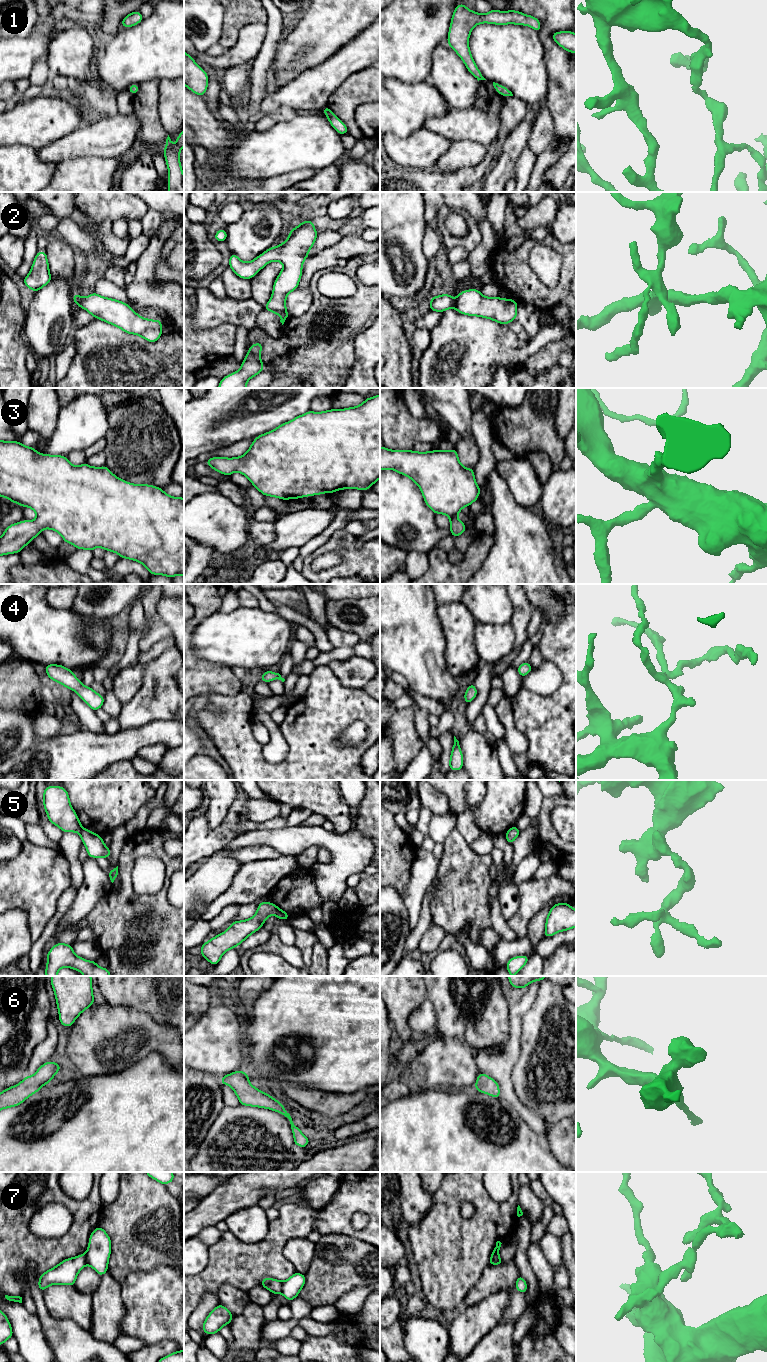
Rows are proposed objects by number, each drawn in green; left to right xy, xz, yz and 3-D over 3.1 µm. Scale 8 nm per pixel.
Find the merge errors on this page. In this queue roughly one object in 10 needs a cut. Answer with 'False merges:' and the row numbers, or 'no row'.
False merges: 5, 7

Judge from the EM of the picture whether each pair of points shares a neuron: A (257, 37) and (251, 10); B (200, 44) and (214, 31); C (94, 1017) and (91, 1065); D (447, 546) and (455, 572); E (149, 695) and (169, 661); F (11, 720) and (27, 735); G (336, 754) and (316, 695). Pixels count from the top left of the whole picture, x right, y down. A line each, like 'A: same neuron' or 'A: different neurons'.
A: different neurons
B: same neuron
C: same neuron
D: different neurons
E: same neuron
F: same neuron
G: same neuron

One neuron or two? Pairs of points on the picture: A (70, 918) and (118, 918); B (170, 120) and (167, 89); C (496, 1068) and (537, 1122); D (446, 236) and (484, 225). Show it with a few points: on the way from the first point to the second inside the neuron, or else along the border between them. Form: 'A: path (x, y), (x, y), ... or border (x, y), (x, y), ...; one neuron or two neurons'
A: border (98, 901), (84, 917), (69, 928); two neurons
B: path (170, 112), (170, 97); one neuron
C: path (504, 1082), (507, 1094), (523, 1110); one neuron
D: border (477, 223), (478, 228); two neurons

